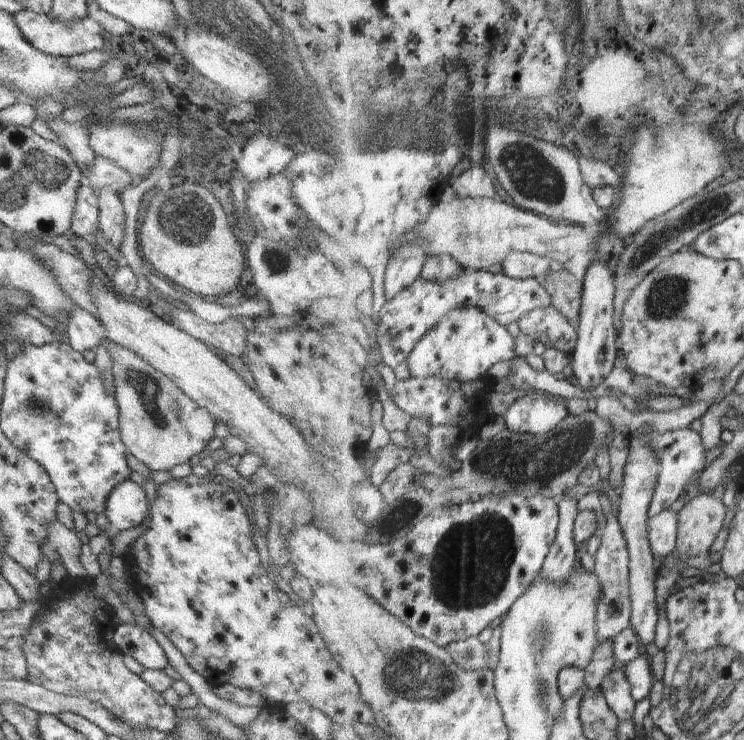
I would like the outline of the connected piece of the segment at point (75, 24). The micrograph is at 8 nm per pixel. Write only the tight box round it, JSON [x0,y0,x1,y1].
[13,9,105,59]

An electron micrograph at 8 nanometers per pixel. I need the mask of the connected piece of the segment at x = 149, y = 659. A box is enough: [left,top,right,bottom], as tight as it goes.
[113,623,169,671]

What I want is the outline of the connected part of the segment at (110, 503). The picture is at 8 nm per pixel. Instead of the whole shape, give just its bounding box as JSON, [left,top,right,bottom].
[104,479,149,533]

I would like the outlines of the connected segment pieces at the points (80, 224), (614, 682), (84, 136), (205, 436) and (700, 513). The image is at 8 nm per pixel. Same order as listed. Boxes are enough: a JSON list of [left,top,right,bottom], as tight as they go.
[[71,185,99,240],[601,669,636,720],[46,115,96,171],[102,337,215,472],[677,493,726,558]]

